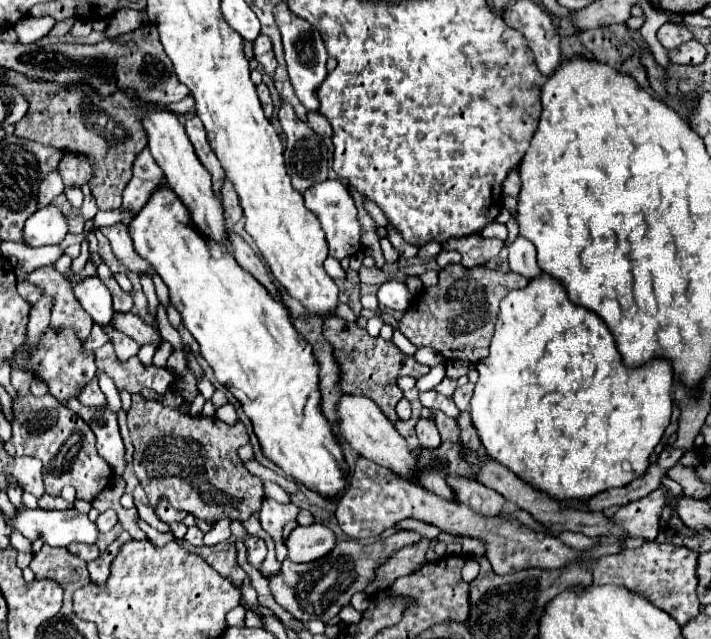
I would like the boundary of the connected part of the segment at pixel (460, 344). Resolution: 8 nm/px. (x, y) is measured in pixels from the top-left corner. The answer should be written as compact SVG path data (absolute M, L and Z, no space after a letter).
M451 264L439 272L439 282L433 288L425 288L415 296L415 300L423 300L423 306L411 306L399 320L399 330L415 346L429 346L445 360L469 360L475 364L489 354L501 298L527 284L529 280L515 272L499 272L485 266L467 270L461 264Z

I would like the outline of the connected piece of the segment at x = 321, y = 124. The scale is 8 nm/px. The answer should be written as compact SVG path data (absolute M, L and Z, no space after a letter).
M307 112L307 124L317 132L317 134L321 134L321 136L331 136L331 124L329 124L329 120L323 116L323 114L319 114L319 112Z

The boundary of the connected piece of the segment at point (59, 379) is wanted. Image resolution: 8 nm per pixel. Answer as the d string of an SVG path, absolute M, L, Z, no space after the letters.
M51 326L45 330L43 340L27 348L27 358L23 362L23 368L33 370L35 378L45 382L49 394L59 402L65 402L67 398L77 398L79 390L83 390L83 386L87 386L87 382L97 372L93 352L83 350L83 340L75 338L75 330L51 330Z

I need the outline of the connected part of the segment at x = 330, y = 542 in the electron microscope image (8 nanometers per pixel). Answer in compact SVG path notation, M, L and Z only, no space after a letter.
M323 524L297 526L289 540L287 550L293 562L313 562L327 556L335 548L335 534Z

